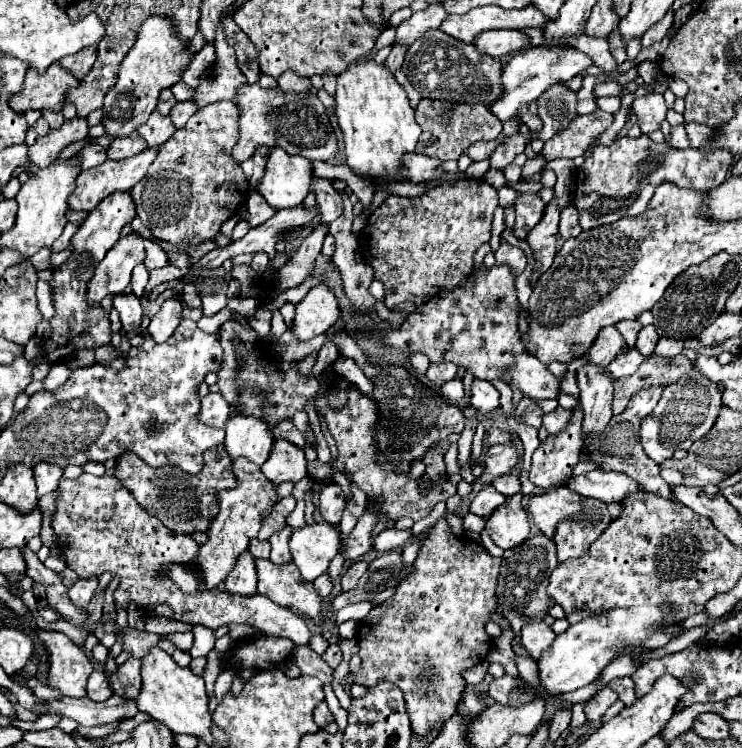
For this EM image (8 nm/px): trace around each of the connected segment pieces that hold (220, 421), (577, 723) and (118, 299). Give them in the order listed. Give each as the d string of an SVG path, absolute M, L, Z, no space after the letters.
M207 394L201 398L199 420L213 428L223 428L227 418L231 416L231 406L225 402L221 394Z
M577 703L577 704L573 705L572 721L571 721L571 724L568 728L568 730L570 732L579 728L580 726L582 726L586 722L587 719L586 719L585 714L583 713L583 707L584 707L583 703Z
M133 292L131 294L115 294L113 296L113 308L119 312L121 324L127 332L133 332L139 328L141 316L143 316L139 296L135 296Z

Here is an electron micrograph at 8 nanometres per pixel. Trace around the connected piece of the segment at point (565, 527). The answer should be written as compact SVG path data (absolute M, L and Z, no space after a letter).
M587 498L583 500L583 504L593 504L593 512L583 512L575 522L561 522L557 534L553 536L559 562L565 562L567 558L585 556L591 542L597 540L597 536L611 522L607 504L603 504L601 500Z

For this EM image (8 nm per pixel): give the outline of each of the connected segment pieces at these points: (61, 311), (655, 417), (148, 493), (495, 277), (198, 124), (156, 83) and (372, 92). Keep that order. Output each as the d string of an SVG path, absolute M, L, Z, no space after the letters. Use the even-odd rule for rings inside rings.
M81 262L63 264L63 266L55 268L55 272L53 272L51 288L53 288L53 306L55 306L57 314L51 318L53 336L43 342L39 360L59 362L59 360L65 360L75 350L97 348L97 346L107 344L111 340L111 322L109 322L109 316L103 312L103 308L99 304L91 306L87 302L87 296L85 296L87 282L93 276L93 268L87 266L85 270L79 270L79 266L81 266Z
M691 372L687 378L681 378L677 384L665 386L657 408L641 422L641 444L651 460L657 464L671 458L677 450L689 450L691 444L703 438L715 424L721 404L721 394L717 384L699 374Z
M223 446L211 448L207 452L207 466L197 476L179 472L179 468L151 468L137 454L127 452L119 456L115 476L123 482L127 490L133 492L137 502L151 514L157 516L173 534L207 532L211 520L215 518L219 506L215 494L225 488L235 488L235 476L231 470L231 458Z
M495 264L489 270L485 266L479 266L473 268L467 280L463 280L463 288L455 288L455 292L443 292L443 296L427 300L423 308L417 308L413 314L405 314L401 326L393 328L391 322L381 320L377 328L361 328L347 334L355 336L357 342L367 340L375 346L381 346L393 356L403 356L405 360L421 352L429 356L433 364L453 362L455 366L465 368L475 378L487 382L509 376L511 382L507 384L521 390L521 394L529 398L557 398L559 380L547 370L541 360L525 352L521 344L515 280L517 274L507 264ZM361 332L367 332L365 338L361 338Z
M213 102L197 110L183 128L175 130L167 144L159 146L155 164L129 192L137 216L153 236L177 246L201 244L215 238L219 226L237 214L249 192L249 182L241 166L231 158L237 130L235 102Z
M163 16L147 18L137 34L135 46L123 58L117 74L117 82L109 88L103 104L103 120L101 126L109 138L123 138L135 132L155 110L159 92L163 88L171 88L181 80L181 72L187 68L191 56L187 48L179 42L175 32L171 32L171 24Z
M357 60L337 76L335 100L337 100L335 112L337 112L339 126L343 132L343 142L345 142L347 166L351 170L367 176L369 180L373 180L375 176L381 176L381 174L391 174L391 176L399 178L401 172L405 172L403 154L415 152L421 130L419 130L419 124L415 122L415 110L411 108L409 98L407 98L405 90L397 84L395 76L389 70L385 70L383 64L375 64L373 60Z

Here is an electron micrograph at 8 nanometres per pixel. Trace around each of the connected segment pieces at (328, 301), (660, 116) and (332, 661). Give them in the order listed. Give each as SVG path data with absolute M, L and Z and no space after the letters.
M319 284L307 292L307 296L297 304L291 332L297 340L309 340L321 336L339 316L339 300L327 284Z
M653 92L653 94L647 94L647 96L635 98L633 110L637 112L641 132L643 132L643 134L649 134L649 132L661 128L661 122L665 120L667 106L665 106L663 94Z
M331 644L331 646L327 648L327 652L323 654L323 660L325 660L331 668L337 668L337 666L339 666L339 662L343 660L343 654L341 654L339 644Z

